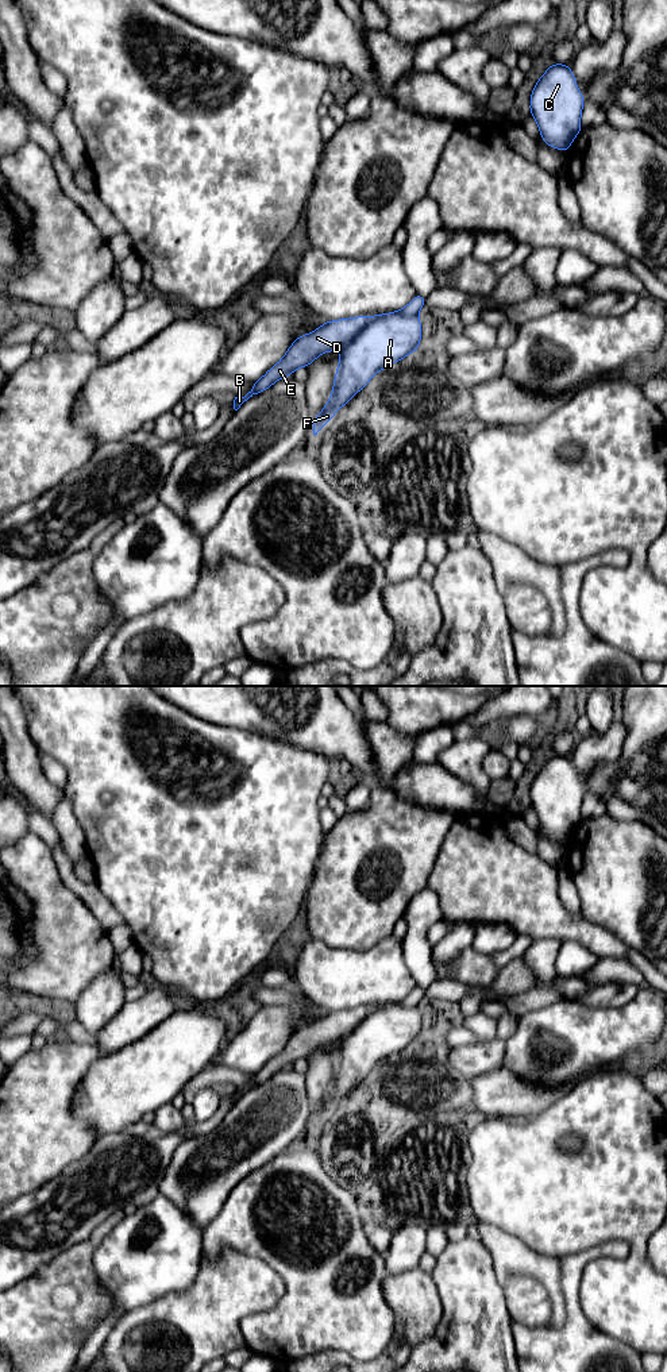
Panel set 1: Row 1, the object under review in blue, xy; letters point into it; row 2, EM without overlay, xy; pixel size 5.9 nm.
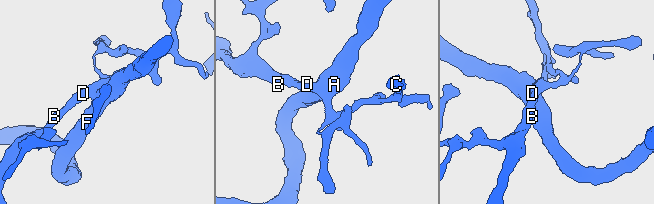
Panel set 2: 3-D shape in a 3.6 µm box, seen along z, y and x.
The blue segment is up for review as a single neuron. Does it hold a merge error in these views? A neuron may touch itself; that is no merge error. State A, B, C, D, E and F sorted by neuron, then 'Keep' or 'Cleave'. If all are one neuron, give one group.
Groups: A F / B C D E. Cleave

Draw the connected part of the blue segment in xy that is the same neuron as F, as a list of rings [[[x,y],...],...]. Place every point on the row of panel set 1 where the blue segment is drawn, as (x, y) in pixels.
[[[400,311],[374,319],[342,348],[332,394],[313,417],[313,435],[382,369],[419,350],[421,321]]]

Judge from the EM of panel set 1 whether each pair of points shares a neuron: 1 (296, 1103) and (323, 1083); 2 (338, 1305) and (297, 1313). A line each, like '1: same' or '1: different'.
1: different
2: same

